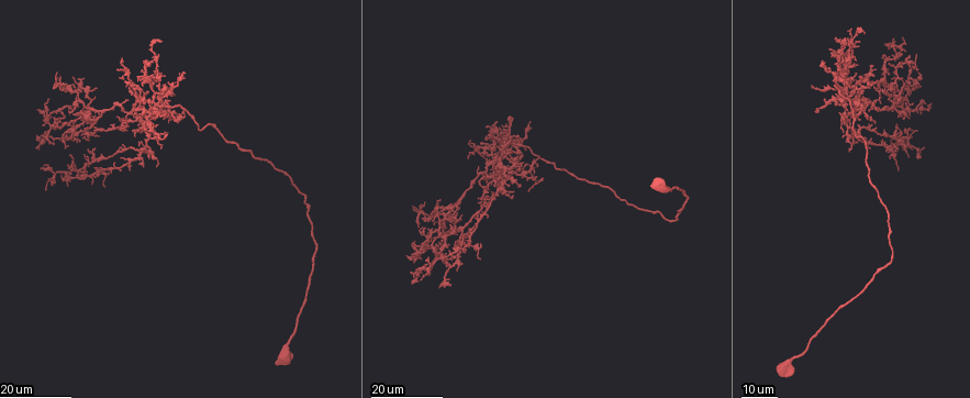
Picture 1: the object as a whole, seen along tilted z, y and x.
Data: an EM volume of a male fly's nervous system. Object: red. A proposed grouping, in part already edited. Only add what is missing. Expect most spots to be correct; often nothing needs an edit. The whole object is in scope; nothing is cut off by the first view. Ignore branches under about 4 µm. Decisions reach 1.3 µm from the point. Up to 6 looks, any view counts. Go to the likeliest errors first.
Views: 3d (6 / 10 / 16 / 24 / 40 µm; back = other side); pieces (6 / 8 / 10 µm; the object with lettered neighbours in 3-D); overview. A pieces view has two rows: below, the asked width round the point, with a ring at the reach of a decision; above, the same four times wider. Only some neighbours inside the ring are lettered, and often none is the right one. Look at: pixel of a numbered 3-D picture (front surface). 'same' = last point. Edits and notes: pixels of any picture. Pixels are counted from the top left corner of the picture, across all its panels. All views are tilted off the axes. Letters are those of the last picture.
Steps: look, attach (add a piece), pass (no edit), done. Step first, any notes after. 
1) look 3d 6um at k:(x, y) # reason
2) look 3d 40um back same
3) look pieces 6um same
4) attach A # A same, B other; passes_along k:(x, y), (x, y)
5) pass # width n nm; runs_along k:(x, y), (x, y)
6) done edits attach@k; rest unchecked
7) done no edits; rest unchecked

look 3d 24um at 1:(45, 191) # long arm stops here

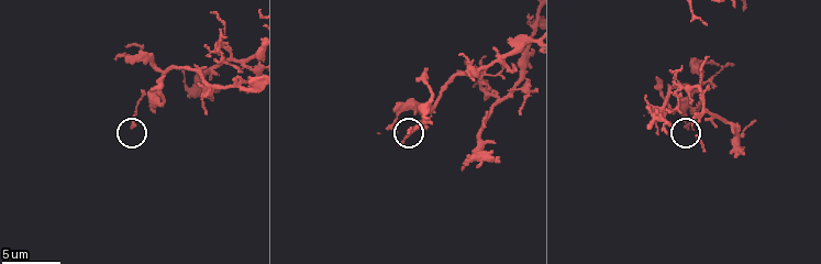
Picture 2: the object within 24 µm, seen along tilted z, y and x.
look pieces 6um at 2:(687, 127)

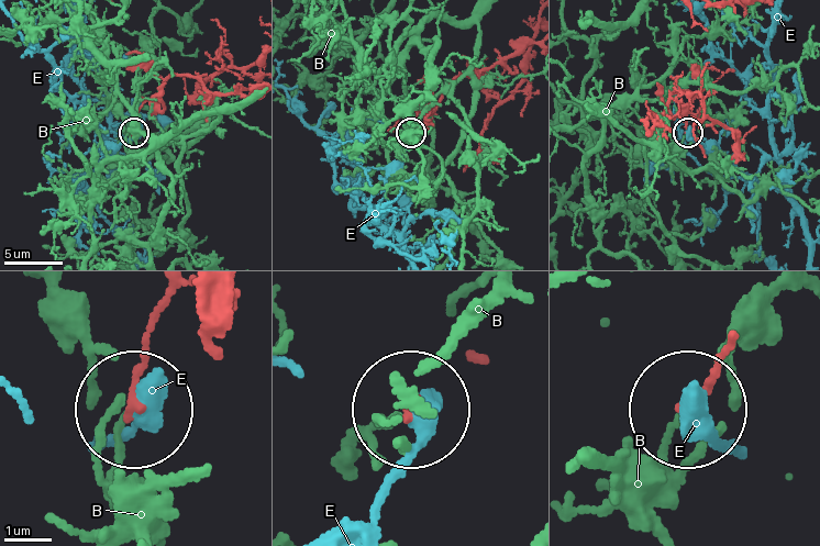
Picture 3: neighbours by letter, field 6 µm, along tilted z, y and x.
pass # width 180 nm; B other, E other; runs_along 3:(176, 290), (145, 336), (134, 402); no lettered piece goes on from it

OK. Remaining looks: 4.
look 3d 16um at 1:(905, 83) # tapers out

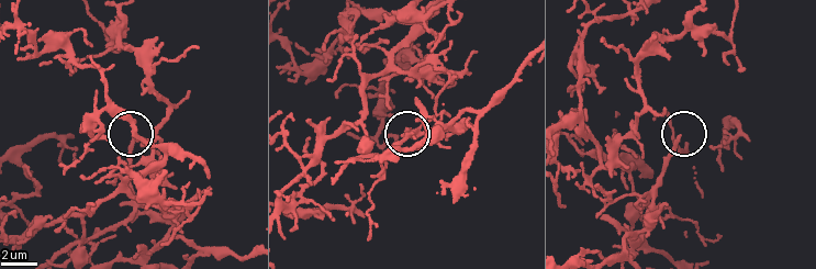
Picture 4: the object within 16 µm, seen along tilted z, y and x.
look 3d 6um at 4:(133, 140)

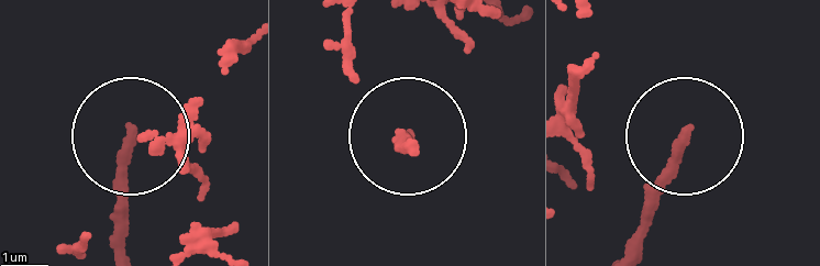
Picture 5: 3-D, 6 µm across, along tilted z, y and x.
look pieces 8um at 5:(685, 136) # what lies round it

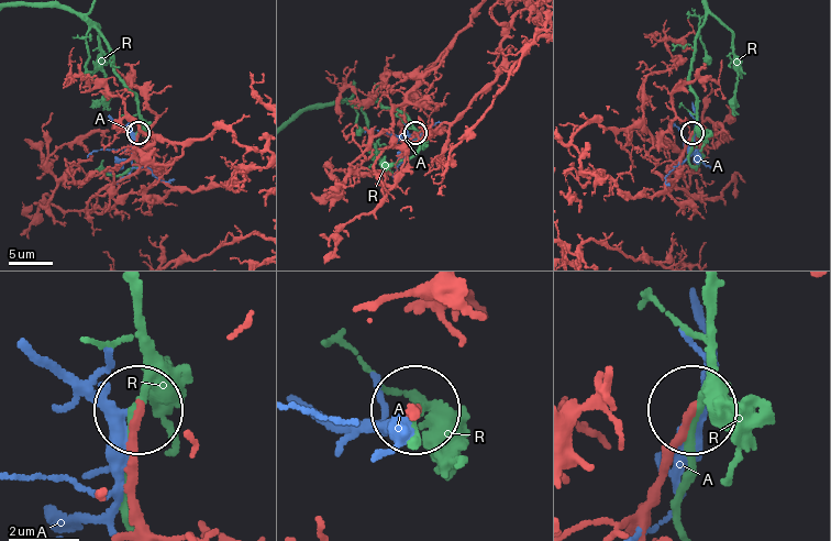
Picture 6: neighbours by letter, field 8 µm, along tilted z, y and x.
pass # A other, R other; runs_along 6:(147, 528), (136, 510), (137, 416); none of them fits

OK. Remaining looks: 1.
look pieces 6um at 2:(161, 78) # free end

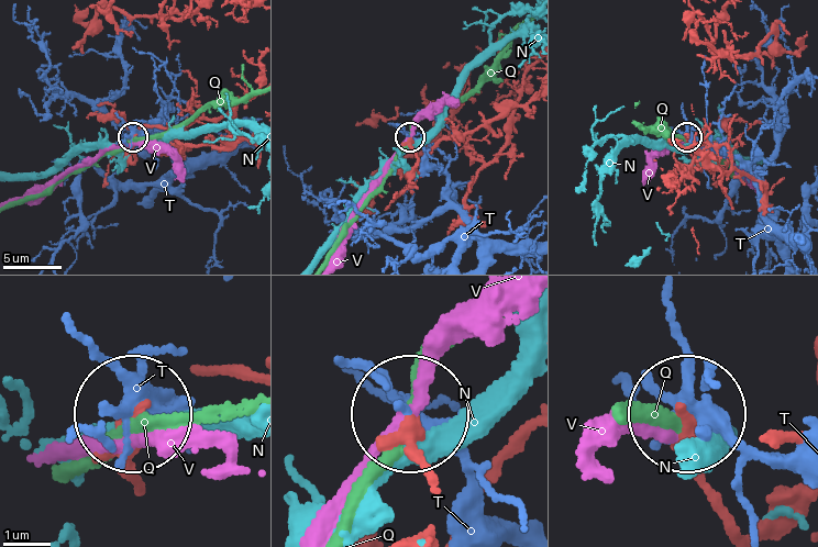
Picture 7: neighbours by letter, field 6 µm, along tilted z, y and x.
pass # N other, Q other, T other, V other; runs_along 7:(137, 477), (132, 414); no lettered piece goes on from it

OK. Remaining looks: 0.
done no edits; rest unchecked

